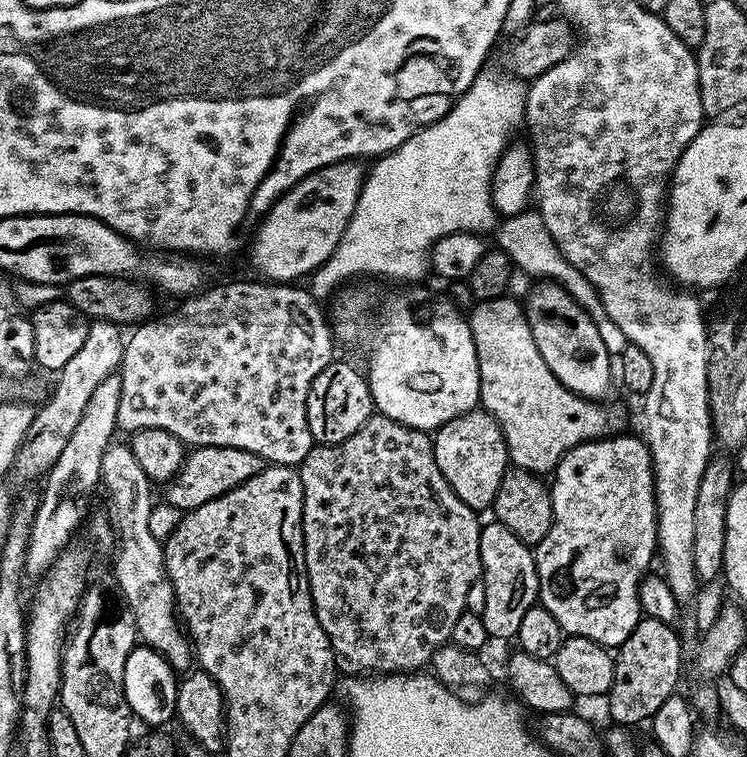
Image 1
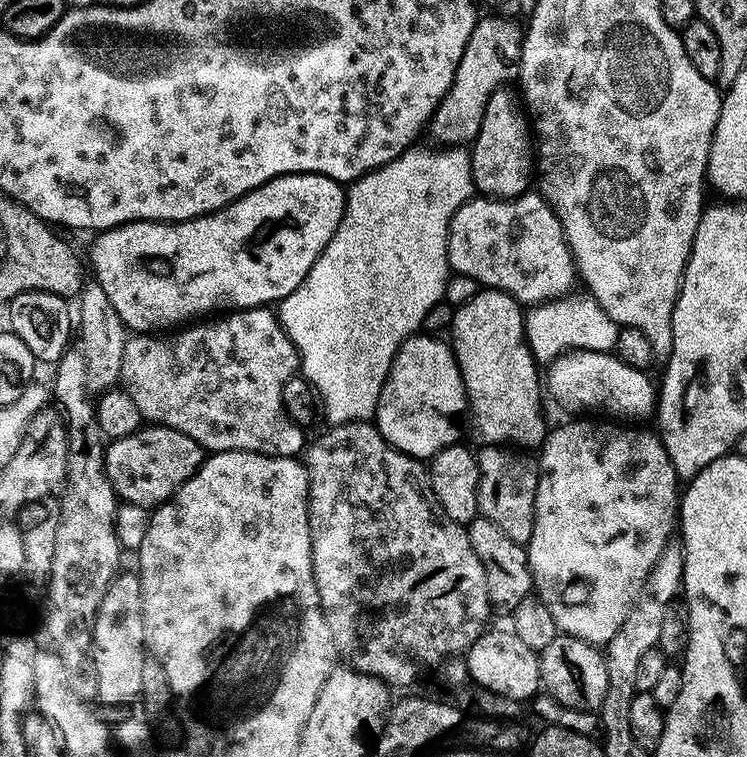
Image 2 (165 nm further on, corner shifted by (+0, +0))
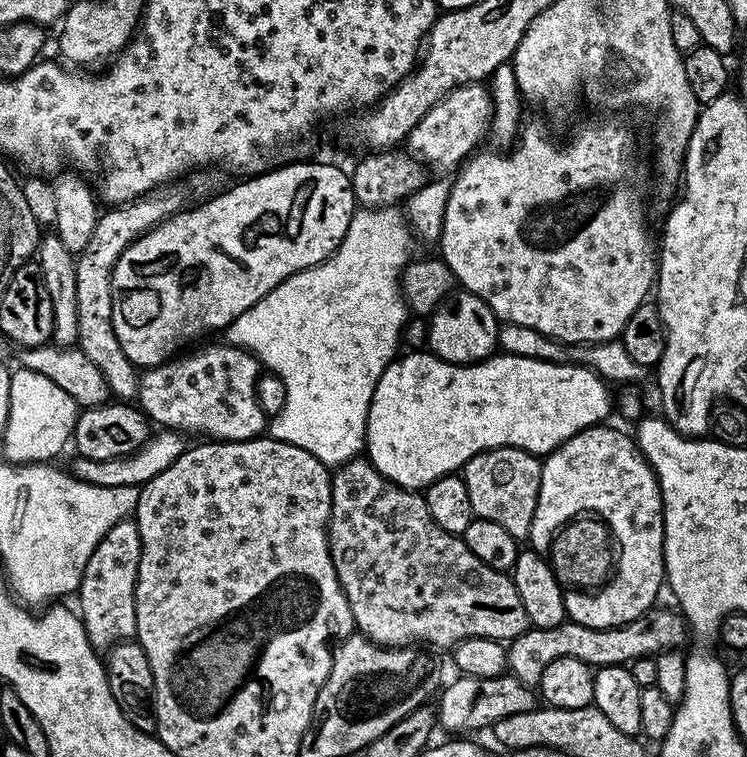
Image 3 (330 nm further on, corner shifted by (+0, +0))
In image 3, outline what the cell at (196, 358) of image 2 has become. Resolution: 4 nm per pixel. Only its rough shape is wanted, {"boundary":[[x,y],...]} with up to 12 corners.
{"boundary":[[221,342],[140,376],[153,425],[253,440],[262,365]]}

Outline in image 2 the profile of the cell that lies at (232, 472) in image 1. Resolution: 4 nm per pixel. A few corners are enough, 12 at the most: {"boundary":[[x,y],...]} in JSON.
{"boundary":[[149,423],[105,447],[121,501],[155,510],[200,469],[197,440]]}

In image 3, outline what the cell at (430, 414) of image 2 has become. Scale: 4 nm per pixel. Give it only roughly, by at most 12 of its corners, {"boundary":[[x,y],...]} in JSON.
{"boundary":[[412,350],[378,378],[367,459],[423,490],[491,448],[605,423],[579,362]]}

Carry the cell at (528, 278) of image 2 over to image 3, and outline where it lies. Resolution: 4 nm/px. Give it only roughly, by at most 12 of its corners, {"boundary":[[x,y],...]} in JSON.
{"boundary":[[527,125],[439,255],[497,320],[617,339],[658,271],[635,138]]}

